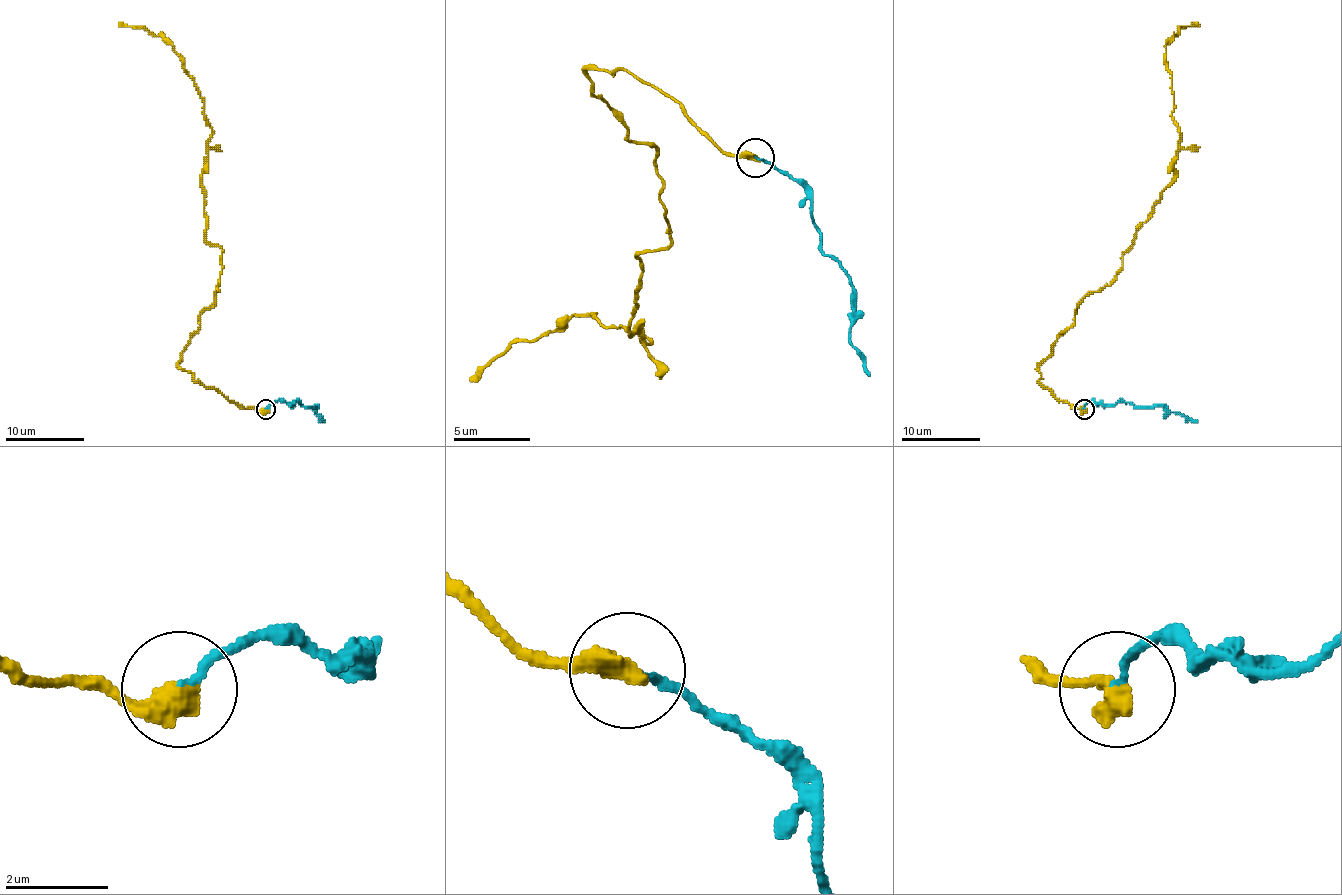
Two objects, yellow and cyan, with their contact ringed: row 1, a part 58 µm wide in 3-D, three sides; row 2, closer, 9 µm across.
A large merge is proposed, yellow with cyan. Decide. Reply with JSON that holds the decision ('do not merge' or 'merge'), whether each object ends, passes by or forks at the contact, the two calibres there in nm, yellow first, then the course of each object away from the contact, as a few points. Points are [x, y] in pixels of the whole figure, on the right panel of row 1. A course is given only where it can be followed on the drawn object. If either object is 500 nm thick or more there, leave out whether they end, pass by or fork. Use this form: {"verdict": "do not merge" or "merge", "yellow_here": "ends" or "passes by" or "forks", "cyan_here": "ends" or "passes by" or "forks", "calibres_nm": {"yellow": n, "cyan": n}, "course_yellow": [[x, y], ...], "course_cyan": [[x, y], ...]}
{"verdict": "do not merge", "yellow_here": "ends", "cyan_here": "ends", "calibres_nm": {"yellow": 480, "cyan": 130}, "course_yellow": [[1084, 408], [1059, 400], [1039, 367], [1080, 301], [1108, 285], [1173, 180], [1179, 127], [1166, 44], [1199, 24]], "course_cyan": [[1084, 408], [1090, 400], [1108, 404], [1130, 402], [1166, 406], [1171, 412], [1179, 412], [1197, 422]]}

